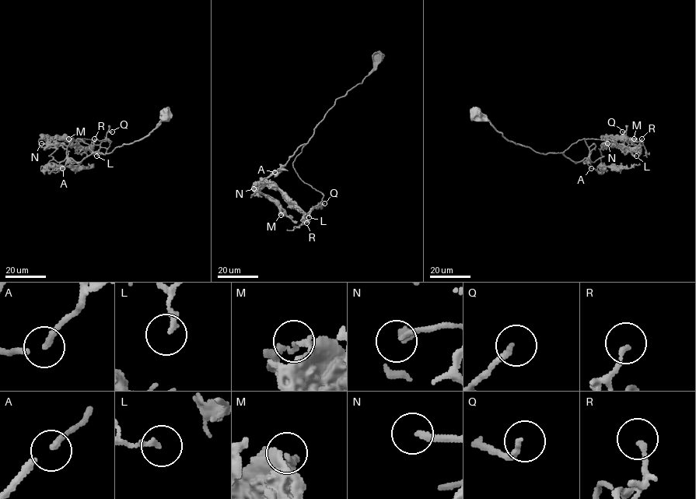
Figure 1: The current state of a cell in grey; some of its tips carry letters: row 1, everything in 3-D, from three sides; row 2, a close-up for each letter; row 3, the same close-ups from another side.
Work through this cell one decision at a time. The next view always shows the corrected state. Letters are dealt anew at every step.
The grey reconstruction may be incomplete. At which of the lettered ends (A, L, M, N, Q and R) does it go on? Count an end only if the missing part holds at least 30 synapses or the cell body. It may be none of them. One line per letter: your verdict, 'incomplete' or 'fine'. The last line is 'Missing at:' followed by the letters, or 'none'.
A: fine
L: fine
M: fine
N: fine
Q: fine
R: fine
Missing at: none

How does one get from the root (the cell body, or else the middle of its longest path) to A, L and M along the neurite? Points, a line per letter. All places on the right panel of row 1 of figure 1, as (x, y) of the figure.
A: (476, 113), (480, 113), (508, 140), (541, 153), (562, 152), (575, 162), (586, 158), (591, 168)
L: (476, 113), (480, 113), (508, 140), (541, 153), (561, 152), (579, 140), (596, 138), (615, 142), (636, 156)
M: (476, 113), (508, 140), (541, 153), (562, 152), (575, 162), (602, 157), (600, 149), (611, 135), (634, 138)

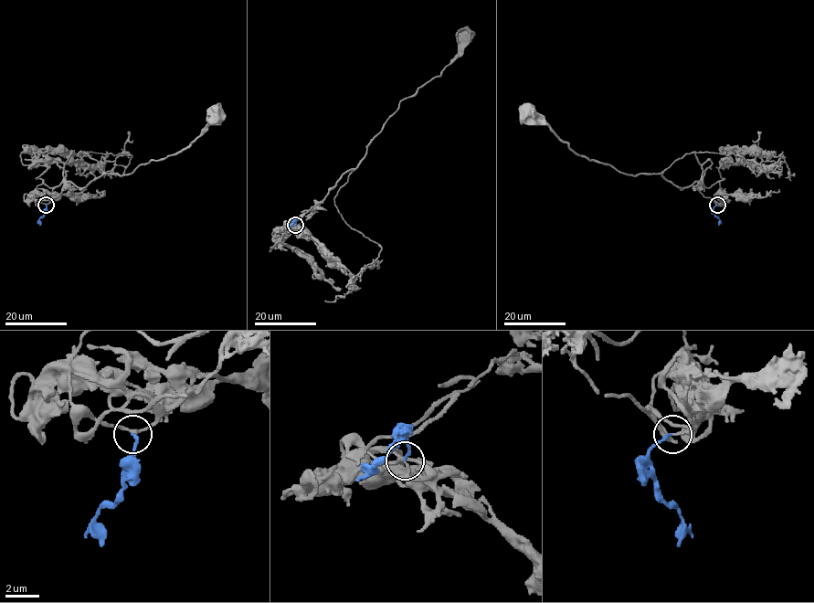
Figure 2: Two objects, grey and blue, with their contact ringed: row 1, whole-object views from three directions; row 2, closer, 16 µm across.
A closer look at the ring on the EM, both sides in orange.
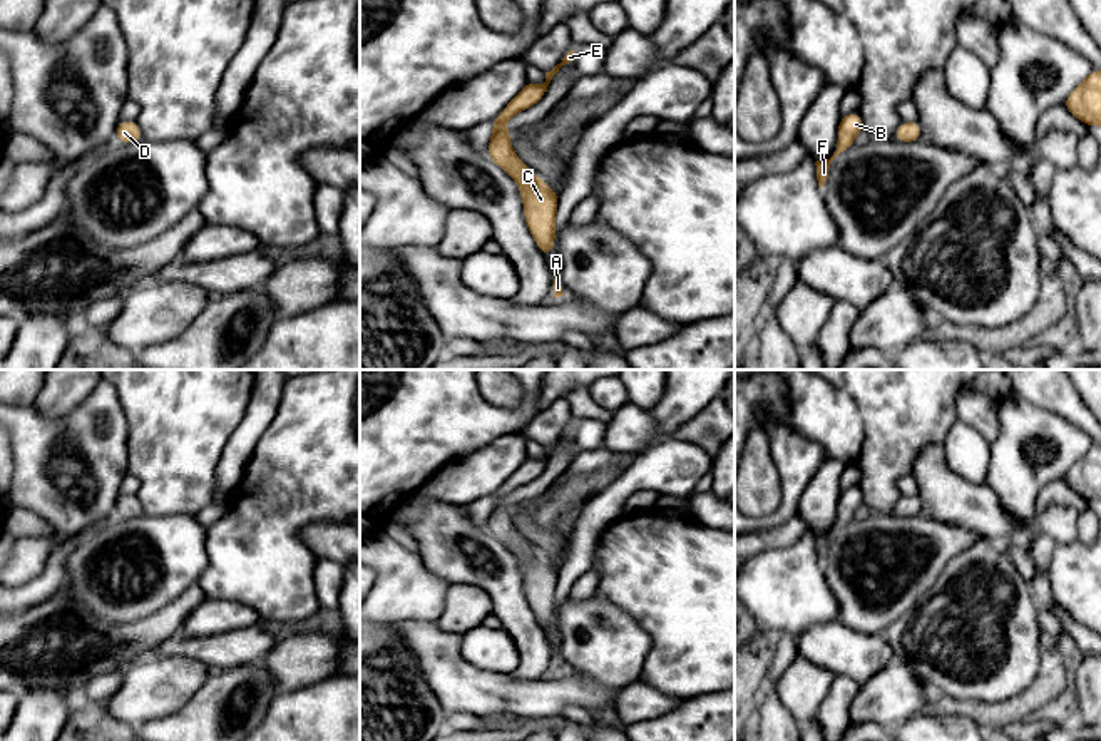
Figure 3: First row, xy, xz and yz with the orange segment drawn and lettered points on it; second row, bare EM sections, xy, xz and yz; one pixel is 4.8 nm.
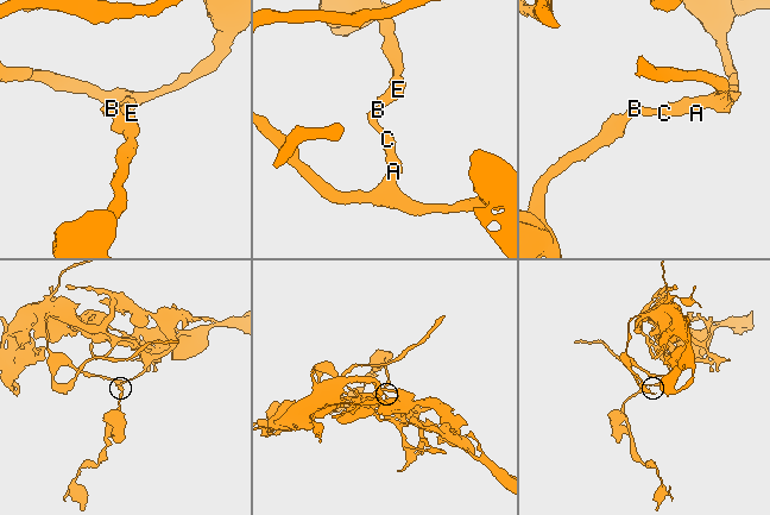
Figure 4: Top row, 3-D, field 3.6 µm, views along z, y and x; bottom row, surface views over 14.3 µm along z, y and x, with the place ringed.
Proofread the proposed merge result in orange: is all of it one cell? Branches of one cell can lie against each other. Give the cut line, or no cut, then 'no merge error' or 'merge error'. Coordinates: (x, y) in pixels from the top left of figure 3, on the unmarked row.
cut none; no merge error

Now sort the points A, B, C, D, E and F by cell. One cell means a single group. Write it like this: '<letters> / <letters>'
A B C D E F

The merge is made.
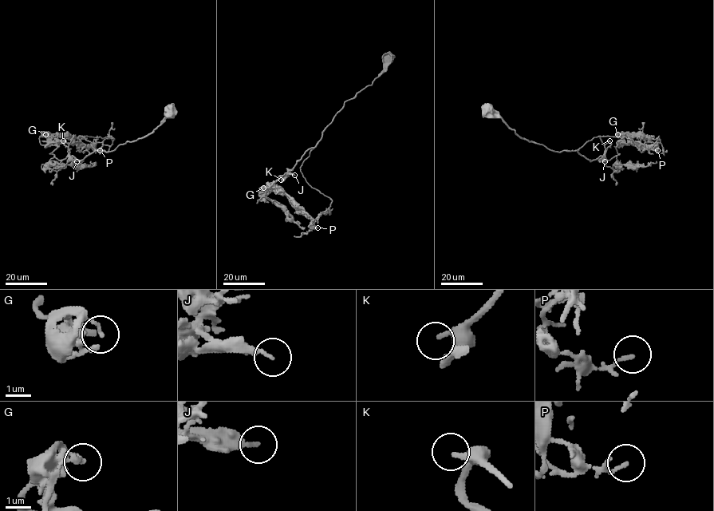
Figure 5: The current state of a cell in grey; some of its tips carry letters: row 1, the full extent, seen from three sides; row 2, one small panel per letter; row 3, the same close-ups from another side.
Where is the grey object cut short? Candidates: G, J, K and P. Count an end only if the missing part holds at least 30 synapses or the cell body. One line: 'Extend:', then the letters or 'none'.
Extend: K

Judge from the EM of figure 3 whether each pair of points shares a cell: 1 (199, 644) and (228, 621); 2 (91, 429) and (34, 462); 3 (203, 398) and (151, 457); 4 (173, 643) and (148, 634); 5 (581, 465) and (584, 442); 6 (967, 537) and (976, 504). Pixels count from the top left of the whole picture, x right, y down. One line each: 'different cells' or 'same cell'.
1: different cells
2: same cell
3: same cell
4: different cells
5: different cells
6: different cells

